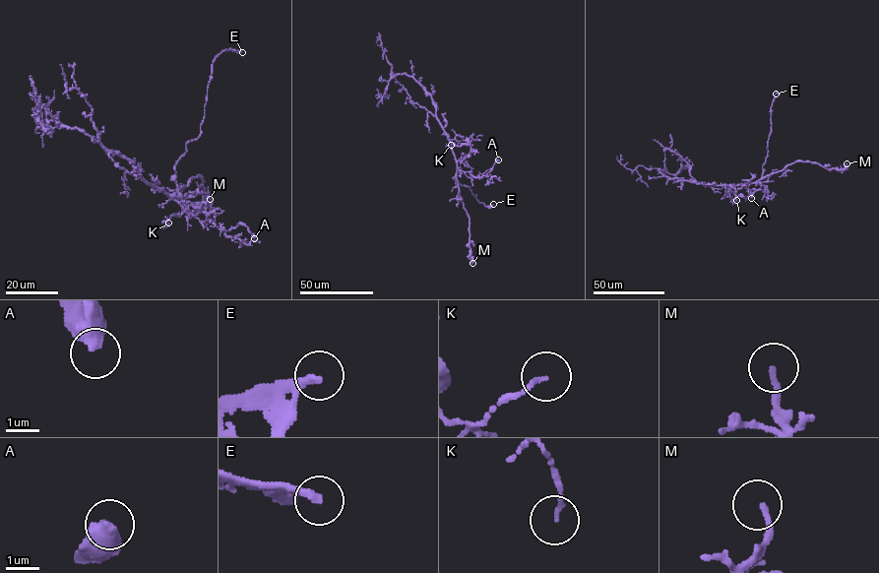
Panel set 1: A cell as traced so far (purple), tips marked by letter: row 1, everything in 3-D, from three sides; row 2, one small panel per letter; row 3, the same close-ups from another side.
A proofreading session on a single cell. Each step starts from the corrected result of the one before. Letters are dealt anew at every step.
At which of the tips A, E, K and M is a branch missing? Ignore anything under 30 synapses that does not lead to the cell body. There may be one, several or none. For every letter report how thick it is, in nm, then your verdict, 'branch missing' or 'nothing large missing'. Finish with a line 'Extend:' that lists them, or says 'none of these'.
A: 480 nm | nothing large missing
E: 240 nm | branch missing
K: 130 nm | nothing large missing
M: 160 nm | nothing large missing
Extend: E

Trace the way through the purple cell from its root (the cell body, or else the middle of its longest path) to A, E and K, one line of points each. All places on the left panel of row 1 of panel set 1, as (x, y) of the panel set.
A: (156, 187), (168, 196), (195, 204), (219, 228), (229, 231), (242, 222), (254, 238)
E: (156, 187), (179, 199), (174, 164), (185, 152), (186, 144), (201, 133), (212, 62), (224, 50), (242, 52)
K: (156, 187), (169, 193), (190, 214), (197, 212), (190, 205), (180, 214), (172, 216), (165, 224), (168, 222)

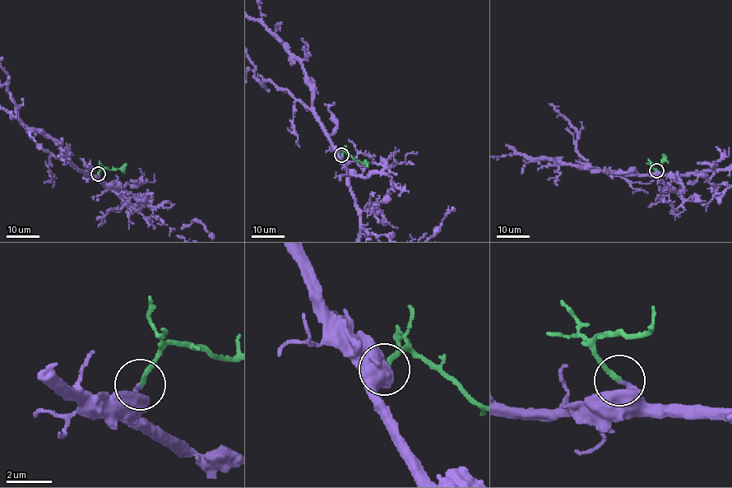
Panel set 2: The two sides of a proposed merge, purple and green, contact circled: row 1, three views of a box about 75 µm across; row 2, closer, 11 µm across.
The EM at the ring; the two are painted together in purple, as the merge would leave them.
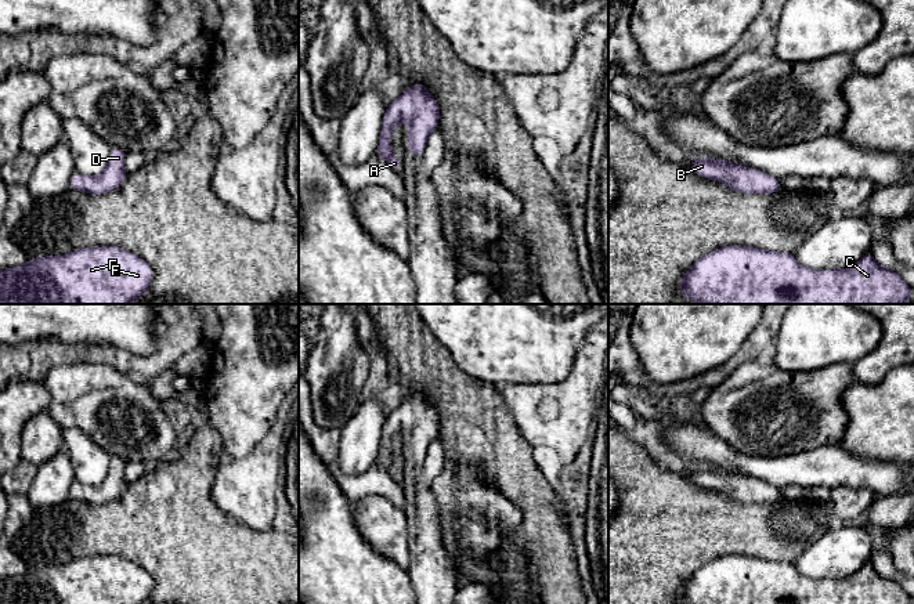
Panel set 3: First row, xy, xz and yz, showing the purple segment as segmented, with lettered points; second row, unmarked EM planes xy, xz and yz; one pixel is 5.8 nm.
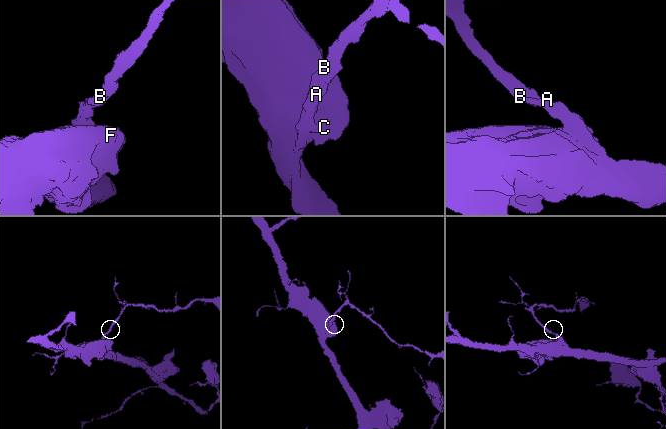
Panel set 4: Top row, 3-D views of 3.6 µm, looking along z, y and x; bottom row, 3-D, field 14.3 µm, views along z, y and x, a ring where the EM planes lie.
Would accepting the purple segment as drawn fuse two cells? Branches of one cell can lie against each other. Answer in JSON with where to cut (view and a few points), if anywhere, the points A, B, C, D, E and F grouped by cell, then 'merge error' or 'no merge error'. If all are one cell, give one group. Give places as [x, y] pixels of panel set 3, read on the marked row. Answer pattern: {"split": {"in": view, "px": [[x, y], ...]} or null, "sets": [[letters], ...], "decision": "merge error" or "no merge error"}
{"split": null, "sets": [["A", "B", "C", "D", "E", "F"]], "decision": "no merge error"}

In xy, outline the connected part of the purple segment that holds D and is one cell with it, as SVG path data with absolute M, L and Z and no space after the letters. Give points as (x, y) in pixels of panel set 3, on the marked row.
M112 147L109 160L104 171L97 176L86 176L75 171L71 177L71 189L87 192L91 195L105 195L119 188L127 178L124 170L126 151Z

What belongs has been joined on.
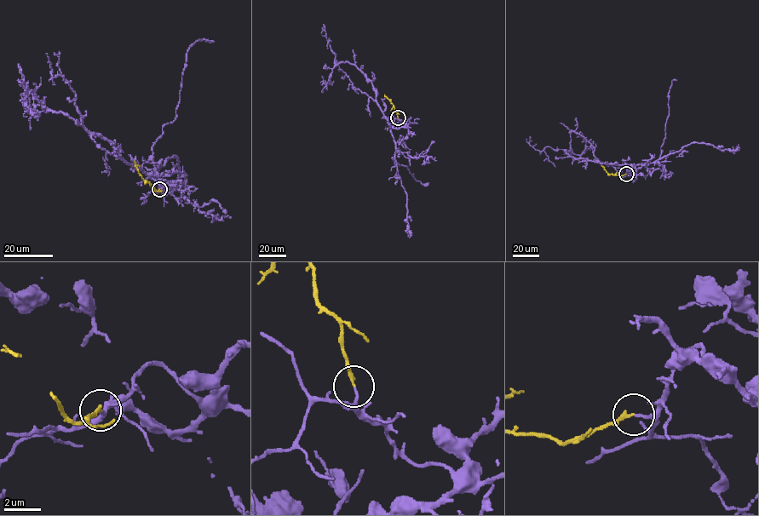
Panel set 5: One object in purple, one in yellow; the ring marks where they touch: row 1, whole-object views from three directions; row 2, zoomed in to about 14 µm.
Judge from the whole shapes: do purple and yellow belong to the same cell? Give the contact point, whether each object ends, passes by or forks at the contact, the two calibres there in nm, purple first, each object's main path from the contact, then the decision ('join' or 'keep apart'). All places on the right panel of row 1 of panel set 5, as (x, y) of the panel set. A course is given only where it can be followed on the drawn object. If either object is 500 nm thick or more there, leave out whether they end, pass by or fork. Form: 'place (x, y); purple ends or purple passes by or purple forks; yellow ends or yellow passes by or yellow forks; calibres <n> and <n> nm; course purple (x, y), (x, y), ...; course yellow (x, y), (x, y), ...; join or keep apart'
place (626, 174); purple ends; yellow ends; calibres 130 and 180 nm; course purple (626, 174), (635, 167), (576, 159), (548, 146), (539, 151), (530, 136); course yellow (626, 174), (609, 174), (601, 165); keep apart

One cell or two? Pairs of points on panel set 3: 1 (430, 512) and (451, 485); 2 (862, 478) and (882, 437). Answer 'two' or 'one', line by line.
1: two
2: two

